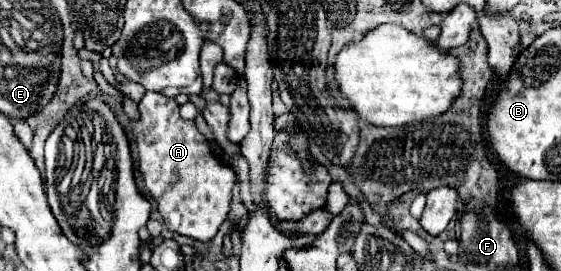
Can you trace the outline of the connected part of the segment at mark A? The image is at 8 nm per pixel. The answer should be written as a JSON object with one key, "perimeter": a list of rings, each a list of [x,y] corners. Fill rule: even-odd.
{"perimeter":[[[146,91],[138,109],[140,121],[134,121],[134,133],[140,153],[140,171],[144,173],[146,187],[156,201],[164,225],[196,241],[210,241],[230,211],[232,187],[236,183],[232,167],[216,159],[194,121],[180,117],[176,99]]]}

